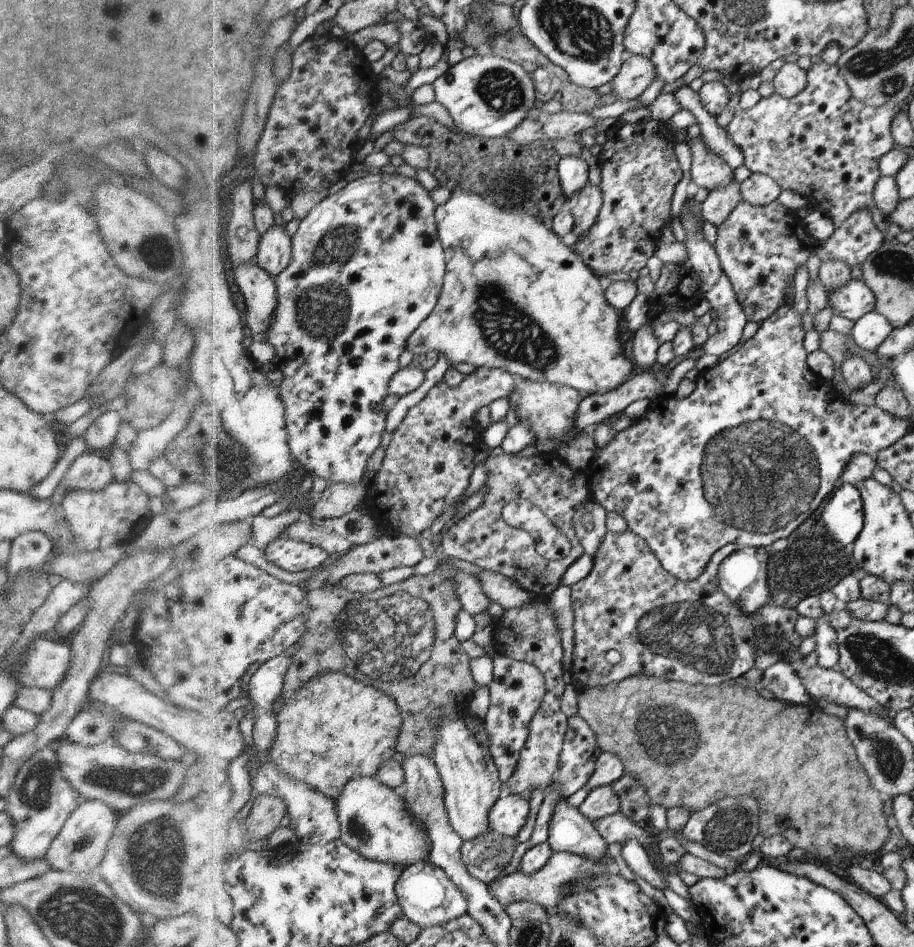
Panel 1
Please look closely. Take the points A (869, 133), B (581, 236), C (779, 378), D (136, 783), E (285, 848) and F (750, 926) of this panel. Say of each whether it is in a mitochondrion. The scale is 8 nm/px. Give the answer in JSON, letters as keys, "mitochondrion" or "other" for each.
{"A":"other","B":"other","C":"other","D":"mitochondrion","E":"other","F":"other"}

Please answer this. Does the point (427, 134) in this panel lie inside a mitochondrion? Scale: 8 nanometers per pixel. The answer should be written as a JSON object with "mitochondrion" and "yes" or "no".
{"mitochondrion":"no"}

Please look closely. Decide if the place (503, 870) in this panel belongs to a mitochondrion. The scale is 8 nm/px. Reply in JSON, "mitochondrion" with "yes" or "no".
{"mitochondrion":"no"}

